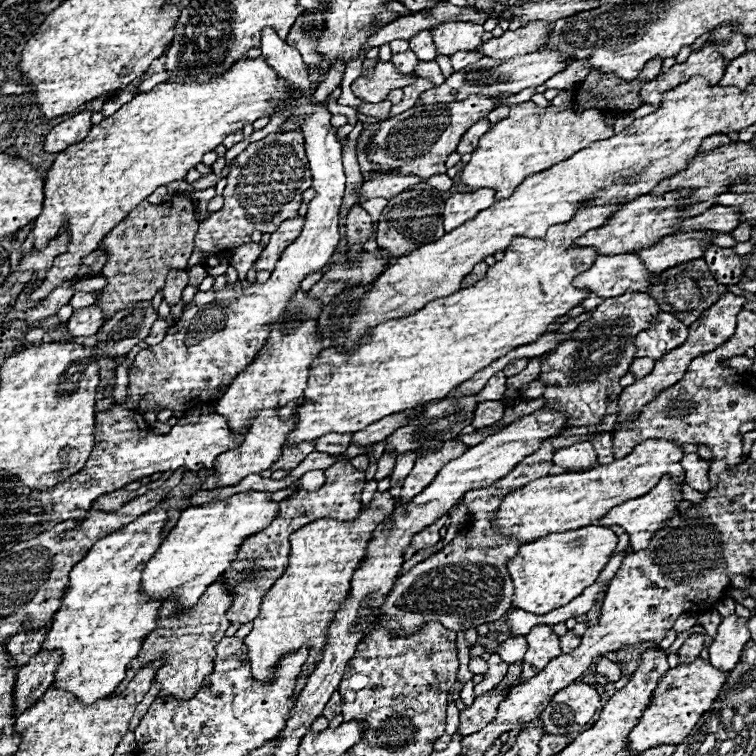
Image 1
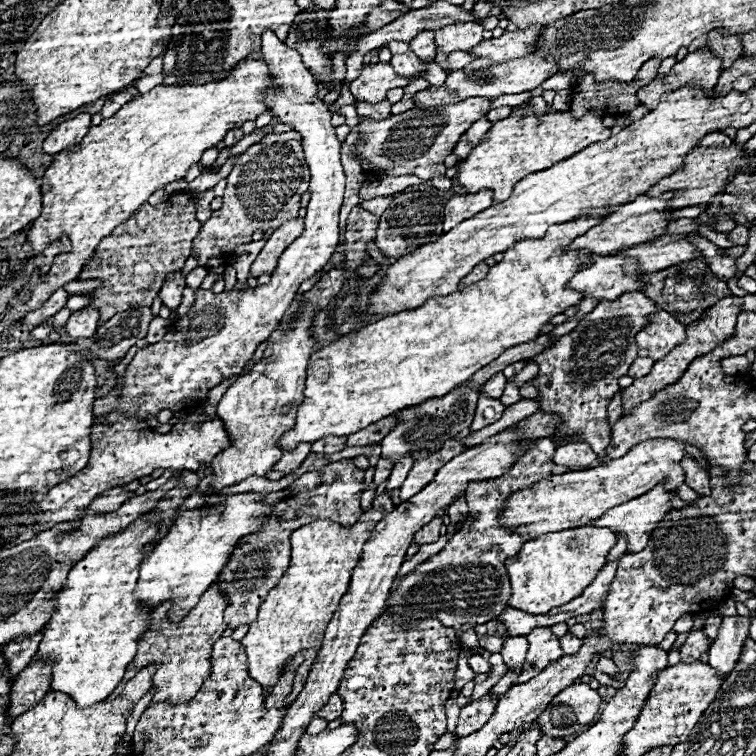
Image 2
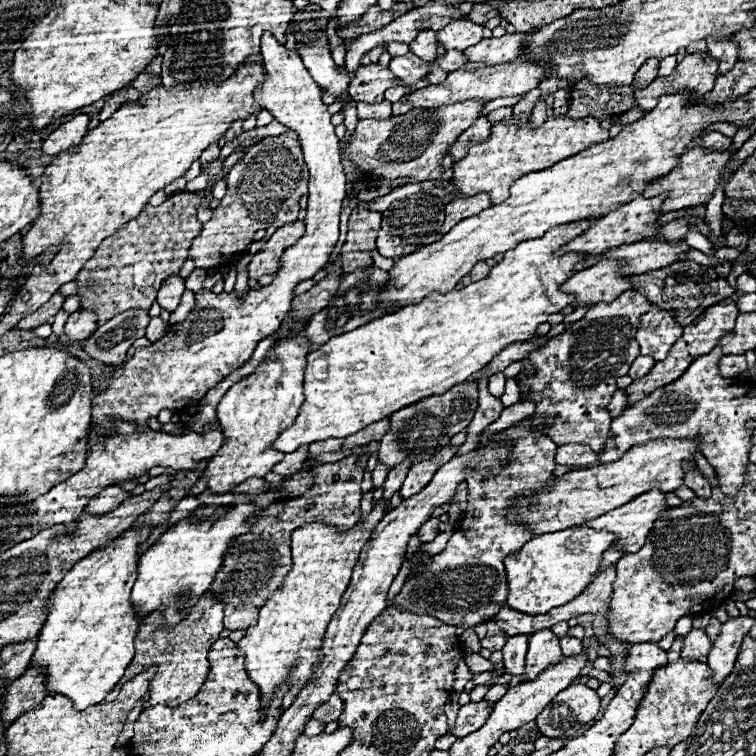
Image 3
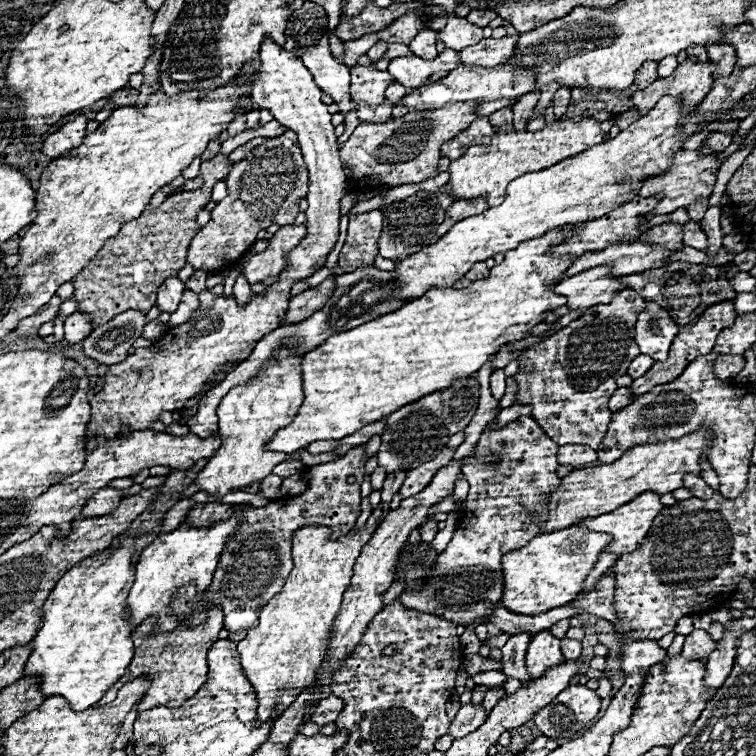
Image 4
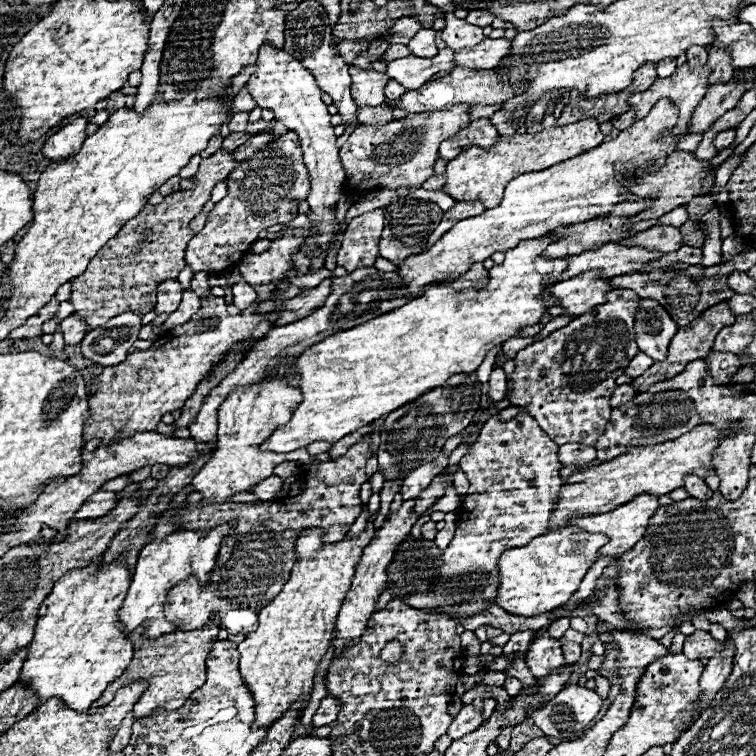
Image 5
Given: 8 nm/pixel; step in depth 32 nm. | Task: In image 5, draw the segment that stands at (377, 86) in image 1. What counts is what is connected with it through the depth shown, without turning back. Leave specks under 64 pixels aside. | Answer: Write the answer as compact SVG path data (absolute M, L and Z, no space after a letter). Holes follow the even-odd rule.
M350 66L350 76L352 76L352 98L356 100L356 104L380 106L386 102L384 88L390 76L380 74L372 68L358 66Z

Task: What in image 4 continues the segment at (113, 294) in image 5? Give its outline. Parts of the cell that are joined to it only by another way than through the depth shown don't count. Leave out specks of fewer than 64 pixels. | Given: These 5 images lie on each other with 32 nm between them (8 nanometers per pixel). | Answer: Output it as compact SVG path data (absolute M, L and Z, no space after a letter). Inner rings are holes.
M222 154L208 162L202 162L200 176L204 178L204 186L200 190L172 194L158 208L148 204L136 220L126 222L116 236L106 240L106 244L74 280L74 298L78 302L78 312L92 314L94 326L106 324L106 320L126 310L148 312L156 304L158 286L166 278L178 276L180 268L186 264L190 240L200 230L196 214L210 200L214 184L218 180L224 180L230 168L232 166Z

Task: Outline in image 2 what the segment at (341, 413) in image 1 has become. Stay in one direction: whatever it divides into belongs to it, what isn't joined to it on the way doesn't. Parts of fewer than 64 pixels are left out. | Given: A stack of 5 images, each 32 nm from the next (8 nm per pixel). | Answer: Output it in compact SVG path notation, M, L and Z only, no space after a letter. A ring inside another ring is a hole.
M594 208L578 220L570 220L570 224L554 224L544 238L518 240L484 280L448 296L434 296L420 308L384 318L312 354L306 398L298 408L296 426L282 436L280 448L294 450L300 442L364 430L402 408L444 396L508 348L536 340L544 324L582 300L582 294L566 288L566 284L570 276L592 264L594 254L566 252L566 246L574 236L582 236L586 228L600 224L610 212L614 208Z

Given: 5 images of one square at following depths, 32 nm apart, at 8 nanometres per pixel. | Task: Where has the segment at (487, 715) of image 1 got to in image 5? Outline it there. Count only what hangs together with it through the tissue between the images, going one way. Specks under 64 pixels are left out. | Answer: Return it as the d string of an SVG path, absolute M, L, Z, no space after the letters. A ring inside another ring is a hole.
M472 704L462 706L462 710L452 720L452 724L450 724L450 728L448 728L446 734L452 740L458 740L460 736L466 736L466 734L478 730L482 726L482 722L484 722L484 716L482 716L480 710L476 710Z

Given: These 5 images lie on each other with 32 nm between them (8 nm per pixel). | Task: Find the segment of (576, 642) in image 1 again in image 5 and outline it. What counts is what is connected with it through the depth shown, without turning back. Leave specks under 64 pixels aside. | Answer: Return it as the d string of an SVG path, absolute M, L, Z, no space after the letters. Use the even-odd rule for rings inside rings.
M566 642L562 644L562 652L568 664L576 664L580 660L580 644L578 642Z

